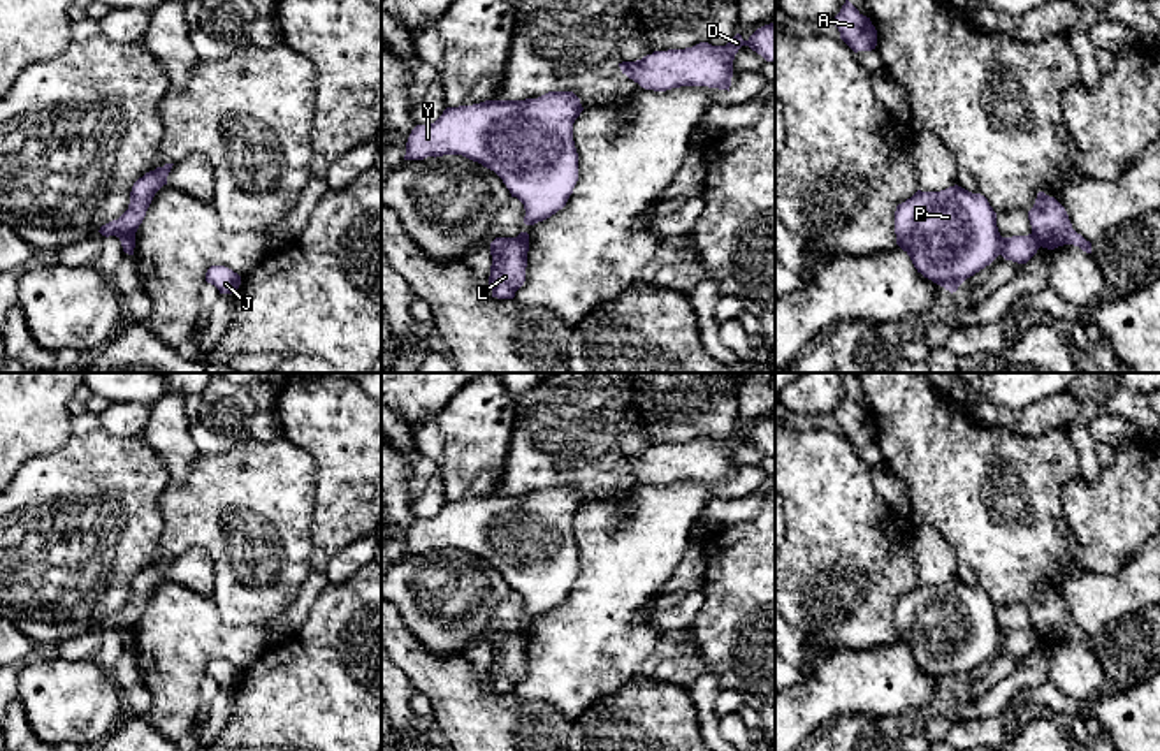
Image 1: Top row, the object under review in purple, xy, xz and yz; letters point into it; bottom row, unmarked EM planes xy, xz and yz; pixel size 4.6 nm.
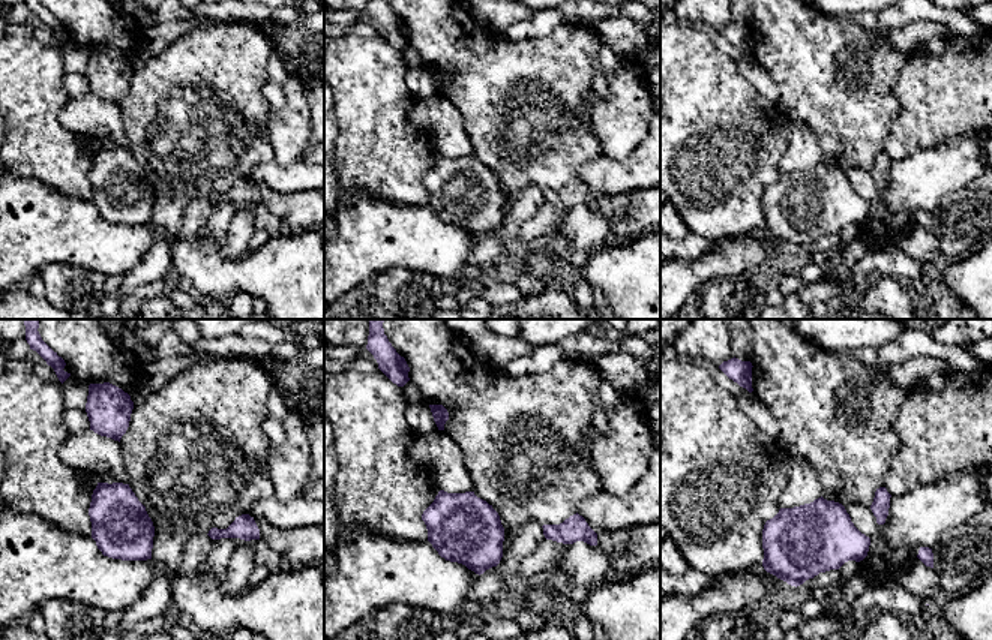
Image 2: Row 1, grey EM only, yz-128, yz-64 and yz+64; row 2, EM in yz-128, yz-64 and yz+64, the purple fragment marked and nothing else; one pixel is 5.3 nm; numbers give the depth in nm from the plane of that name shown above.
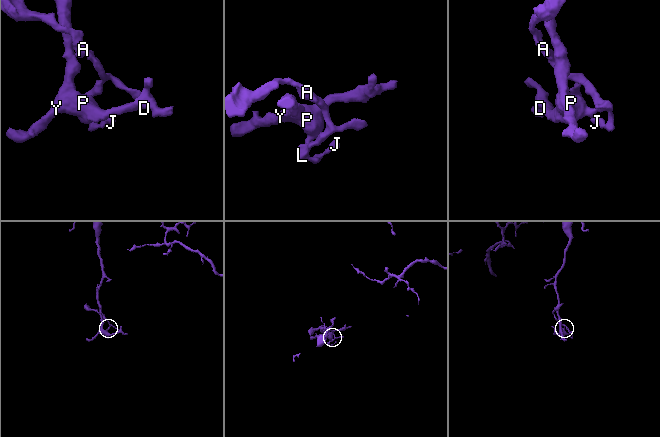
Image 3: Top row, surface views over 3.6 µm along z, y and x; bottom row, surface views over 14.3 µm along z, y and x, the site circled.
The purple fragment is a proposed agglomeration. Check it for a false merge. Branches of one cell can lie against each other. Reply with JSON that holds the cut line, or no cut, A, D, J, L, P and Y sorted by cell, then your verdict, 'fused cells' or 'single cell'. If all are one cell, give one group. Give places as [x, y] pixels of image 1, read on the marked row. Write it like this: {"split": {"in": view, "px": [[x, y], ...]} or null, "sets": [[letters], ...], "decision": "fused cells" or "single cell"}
{"split": {"in": "xy", "px": [[134, 234], [120, 238]]}, "sets": [["A", "J", "L"], ["D", "P", "Y"]], "decision": "fused cells"}

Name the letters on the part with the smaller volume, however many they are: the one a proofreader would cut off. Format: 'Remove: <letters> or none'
Remove: A, J, L

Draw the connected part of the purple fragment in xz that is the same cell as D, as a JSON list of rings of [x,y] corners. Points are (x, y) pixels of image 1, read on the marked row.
[[[775,25],[758,28],[747,40],[736,33],[726,46],[700,42],[685,49],[654,51],[642,60],[622,62],[619,67],[645,90],[708,86],[729,91],[733,60],[742,46],[749,46],[766,62],[775,62]]]

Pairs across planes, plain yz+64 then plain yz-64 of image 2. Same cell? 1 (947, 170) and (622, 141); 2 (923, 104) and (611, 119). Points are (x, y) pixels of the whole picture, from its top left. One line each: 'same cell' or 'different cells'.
1: different cells
2: same cell

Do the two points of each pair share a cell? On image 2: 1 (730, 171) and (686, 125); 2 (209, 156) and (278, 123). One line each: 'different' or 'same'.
1: same
2: different

